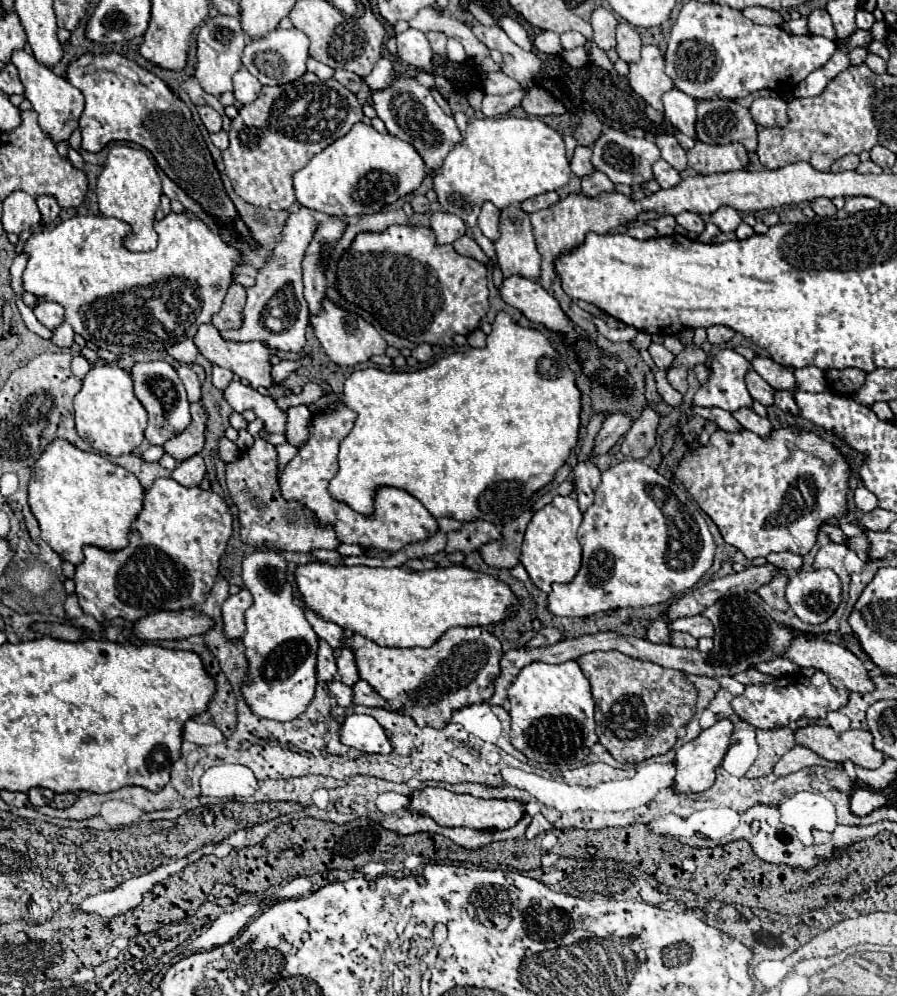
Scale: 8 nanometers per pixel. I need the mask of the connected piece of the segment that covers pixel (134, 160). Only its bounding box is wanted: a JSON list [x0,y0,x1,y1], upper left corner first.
[97,146,161,252]

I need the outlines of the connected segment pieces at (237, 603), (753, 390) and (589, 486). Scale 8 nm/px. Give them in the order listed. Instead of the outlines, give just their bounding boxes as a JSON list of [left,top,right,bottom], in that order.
[[221,588,253,640],[745,370,775,406],[573,456,601,512]]

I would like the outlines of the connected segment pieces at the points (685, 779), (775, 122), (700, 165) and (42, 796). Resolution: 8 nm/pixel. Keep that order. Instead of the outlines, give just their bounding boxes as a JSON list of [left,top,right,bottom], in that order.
[[673,720,733,794],[749,96,787,128],[687,140,749,174],[27,788,55,806]]

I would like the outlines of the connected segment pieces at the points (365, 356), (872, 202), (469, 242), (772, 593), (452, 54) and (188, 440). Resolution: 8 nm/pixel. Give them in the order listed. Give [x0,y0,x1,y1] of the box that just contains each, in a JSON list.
[[309,298,387,366],[845,196,881,214],[453,234,487,262],[757,574,789,612],[447,38,467,62],[163,402,207,462]]

